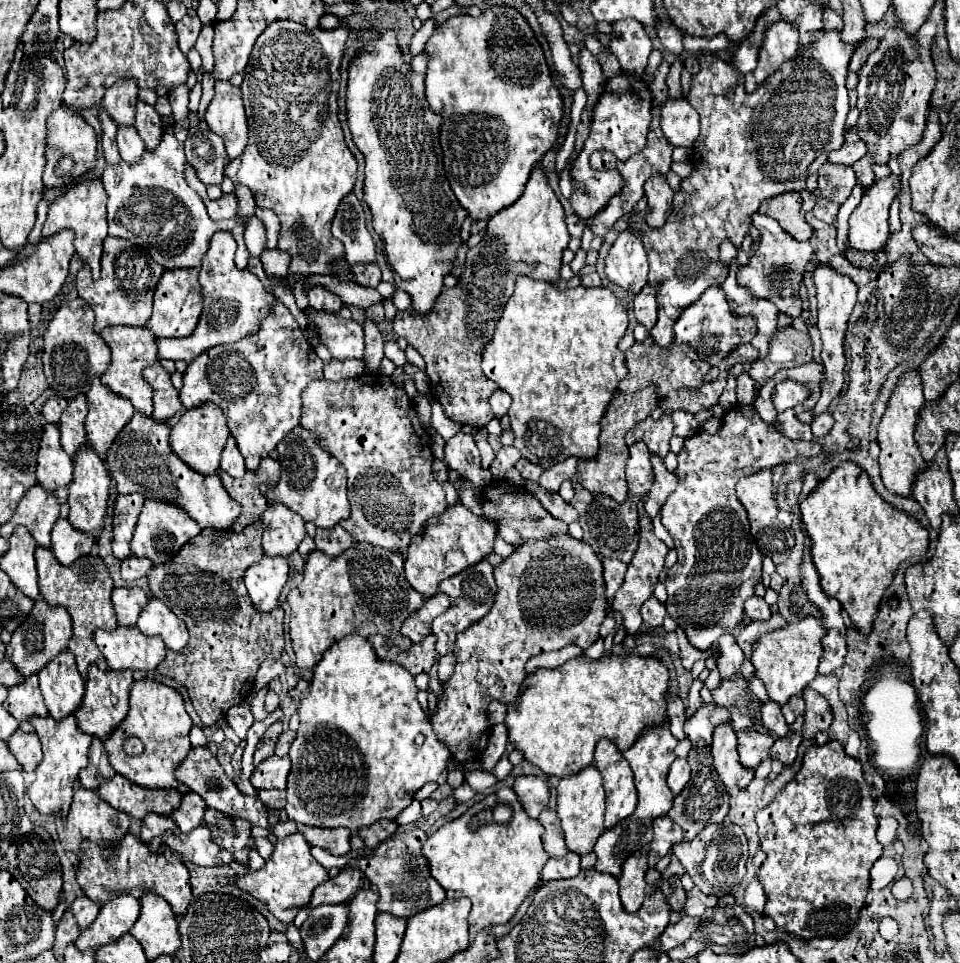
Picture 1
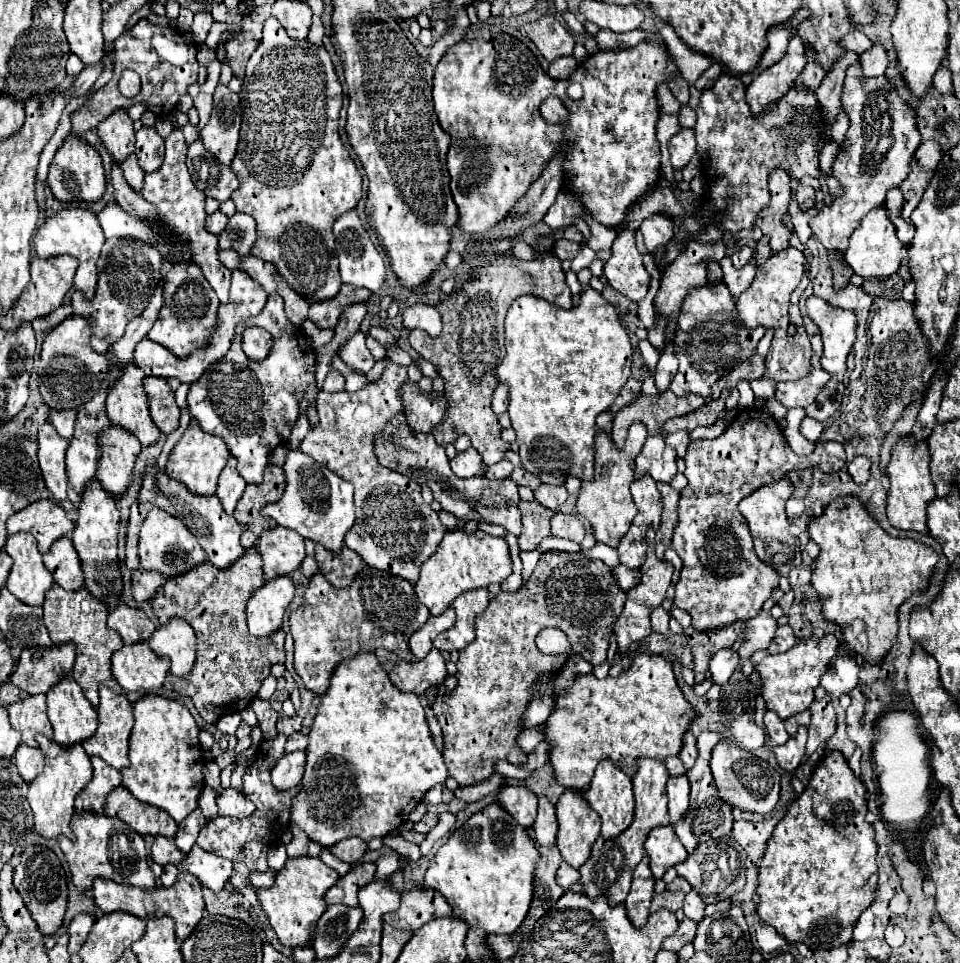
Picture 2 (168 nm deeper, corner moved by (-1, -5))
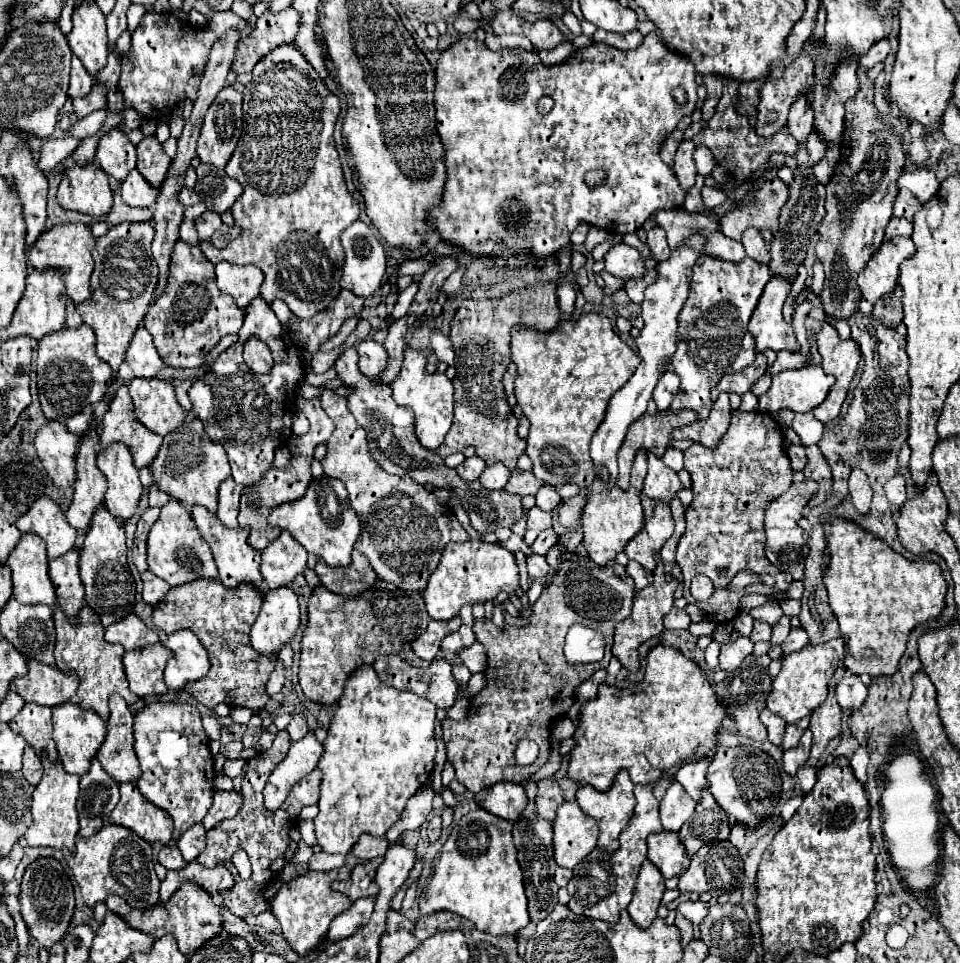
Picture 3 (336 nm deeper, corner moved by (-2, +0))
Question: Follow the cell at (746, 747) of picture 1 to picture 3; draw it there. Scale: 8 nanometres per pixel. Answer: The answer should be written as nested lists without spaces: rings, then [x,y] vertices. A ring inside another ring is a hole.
[[[769,654],[763,656],[747,656],[741,666],[733,672],[727,672],[725,680],[719,684],[713,684],[717,696],[721,698],[721,702],[727,706],[729,716],[733,714],[735,724],[739,728],[741,736],[747,736],[751,740],[767,740],[767,730],[763,728],[761,720],[759,720],[759,712],[765,708],[765,698],[767,692],[771,692],[771,676],[769,676],[769,664],[771,658]]]

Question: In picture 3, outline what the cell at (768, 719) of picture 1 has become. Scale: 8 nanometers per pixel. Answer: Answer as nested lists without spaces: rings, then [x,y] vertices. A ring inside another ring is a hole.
[[[767,708],[761,712],[761,722],[763,722],[763,726],[767,728],[769,740],[771,740],[775,746],[781,746],[781,742],[783,742],[783,738],[785,738],[785,726],[787,726],[787,724],[785,724],[777,714],[769,712]]]

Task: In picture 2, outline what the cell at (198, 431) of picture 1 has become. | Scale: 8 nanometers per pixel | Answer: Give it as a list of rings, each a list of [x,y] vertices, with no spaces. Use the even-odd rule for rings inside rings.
[[[188,425],[176,447],[172,449],[168,463],[166,463],[166,473],[178,481],[182,481],[192,493],[198,495],[212,495],[216,491],[216,481],[220,471],[224,469],[226,461],[230,457],[230,451],[226,449],[226,443],[220,437],[214,437],[210,433],[204,433],[198,425]]]

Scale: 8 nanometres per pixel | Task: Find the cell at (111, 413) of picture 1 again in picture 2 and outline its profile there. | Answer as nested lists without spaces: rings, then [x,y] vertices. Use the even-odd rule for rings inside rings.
[[[110,425],[98,437],[100,443],[100,459],[98,459],[98,481],[102,487],[120,497],[122,491],[132,481],[132,467],[142,449],[138,437],[126,433],[126,429],[114,429]]]

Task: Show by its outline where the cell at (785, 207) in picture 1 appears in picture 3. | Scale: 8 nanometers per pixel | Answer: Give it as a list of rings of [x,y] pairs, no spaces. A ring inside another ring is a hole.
[[[779,178],[771,184],[759,184],[751,202],[745,202],[731,212],[727,212],[721,220],[721,230],[727,238],[741,242],[741,236],[747,228],[769,228],[777,232],[777,218],[781,206],[787,202],[787,184]]]

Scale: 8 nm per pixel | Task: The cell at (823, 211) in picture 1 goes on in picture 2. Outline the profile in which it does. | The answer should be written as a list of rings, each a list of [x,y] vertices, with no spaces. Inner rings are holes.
[[[850,69],[848,77],[844,81],[844,89],[842,89],[842,105],[848,111],[850,117],[850,129],[846,133],[846,139],[842,143],[842,149],[832,165],[832,175],[842,183],[844,187],[844,195],[834,199],[832,205],[822,207],[812,219],[810,219],[810,227],[814,237],[818,237],[822,241],[822,245],[828,249],[830,253],[830,267],[834,269],[834,287],[840,289],[848,283],[852,271],[848,265],[840,265],[832,259],[832,251],[840,251],[844,253],[848,247],[848,237],[852,235],[852,231],[858,227],[860,219],[874,207],[880,207],[886,199],[886,191],[890,187],[898,187],[906,175],[910,173],[910,165],[914,159],[914,153],[920,145],[920,137],[918,137],[918,125],[914,125],[914,109],[910,109],[910,105],[906,105],[906,101],[898,95],[898,87],[892,85],[892,81],[886,75],[880,77],[860,77],[858,69]]]

